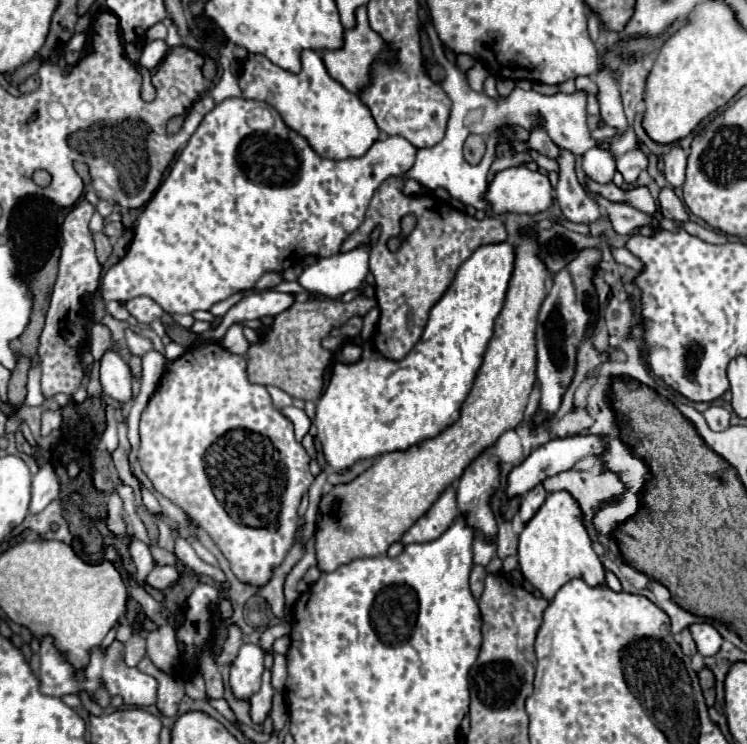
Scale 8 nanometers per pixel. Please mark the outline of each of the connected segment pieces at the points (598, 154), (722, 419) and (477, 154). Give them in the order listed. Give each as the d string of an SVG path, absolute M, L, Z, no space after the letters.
M593 147L583 155L583 171L597 183L611 183L615 175L615 155L609 149Z
M711 405L703 415L713 431L725 431L729 427L729 411L725 407Z
M469 135L465 139L465 145L463 145L463 153L465 153L465 159L471 163L471 165L477 165L485 153L485 139L481 135Z

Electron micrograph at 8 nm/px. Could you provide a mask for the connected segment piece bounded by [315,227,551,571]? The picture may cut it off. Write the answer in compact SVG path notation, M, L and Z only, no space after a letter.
M529 227L521 229L521 241L515 247L515 267L513 267L504 305L495 319L493 337L487 345L487 353L477 373L477 379L473 383L473 389L461 407L459 421L455 421L435 439L425 439L423 443L411 447L409 451L395 451L395 453L381 455L373 463L373 467L361 473L355 481L347 485L337 485L333 487L331 493L321 497L319 511L323 513L323 517L321 517L321 527L317 531L317 543L315 543L317 561L319 561L317 567L321 571L335 571L337 567L353 559L385 555L389 545L401 539L401 535L435 503L441 491L451 481L459 479L463 469L483 449L493 445L507 429L515 429L523 421L529 395L535 387L535 327L537 327L541 303L545 299L549 275L551 273L547 271L547 267L543 267L543 261L539 259L539 239L535 239L535 229L529 229Z

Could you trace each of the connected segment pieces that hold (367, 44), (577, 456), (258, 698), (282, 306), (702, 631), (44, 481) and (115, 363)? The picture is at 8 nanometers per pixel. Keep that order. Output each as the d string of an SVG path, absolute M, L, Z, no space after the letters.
M359 7L355 11L355 19L357 19L357 25L351 29L351 31L345 31L343 33L343 47L341 49L333 49L333 51L323 51L321 57L323 57L323 63L329 71L329 75L339 81L347 91L353 91L353 93L359 93L367 83L369 83L369 67L375 63L375 61L389 61L393 59L393 53L385 51L385 43L383 39L369 27L369 21L367 21L367 7Z
M573 435L573 437L553 439L553 441L537 447L537 449L533 449L531 455L509 473L509 479L507 479L507 497L525 495L527 491L531 491L535 485L539 485L547 477L553 477L553 475L557 475L561 471L573 469L575 463L581 461L581 459L599 457L605 449L607 449L607 441L605 441L603 435Z
M265 669L263 673L263 685L261 689L249 699L251 703L251 719L255 723L263 723L267 713L271 711L271 697L273 697L273 687L271 687L271 671Z
M261 291L261 293L251 293L241 297L239 303L235 303L225 317L221 319L221 325L213 329L213 337L215 339L223 339L223 335L227 333L227 329L231 325L241 325L245 321L251 319L261 319L261 317L275 317L279 313L283 313L285 309L291 307L293 303L293 295L289 293L279 293L279 291Z
M693 623L689 629L693 633L693 639L695 639L701 655L709 657L709 655L715 655L721 649L723 637L719 635L719 631L711 623Z
M43 465L39 473L33 477L33 491L31 491L31 513L43 511L51 501L59 497L59 479L51 465Z
M107 349L103 353L99 361L99 381L103 391L121 405L131 399L131 369L117 351Z

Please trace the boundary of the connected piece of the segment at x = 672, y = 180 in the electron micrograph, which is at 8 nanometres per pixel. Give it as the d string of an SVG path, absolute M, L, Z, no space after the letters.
M675 145L667 155L665 155L665 177L669 185L681 187L685 181L685 165L687 165L687 155L685 151Z

